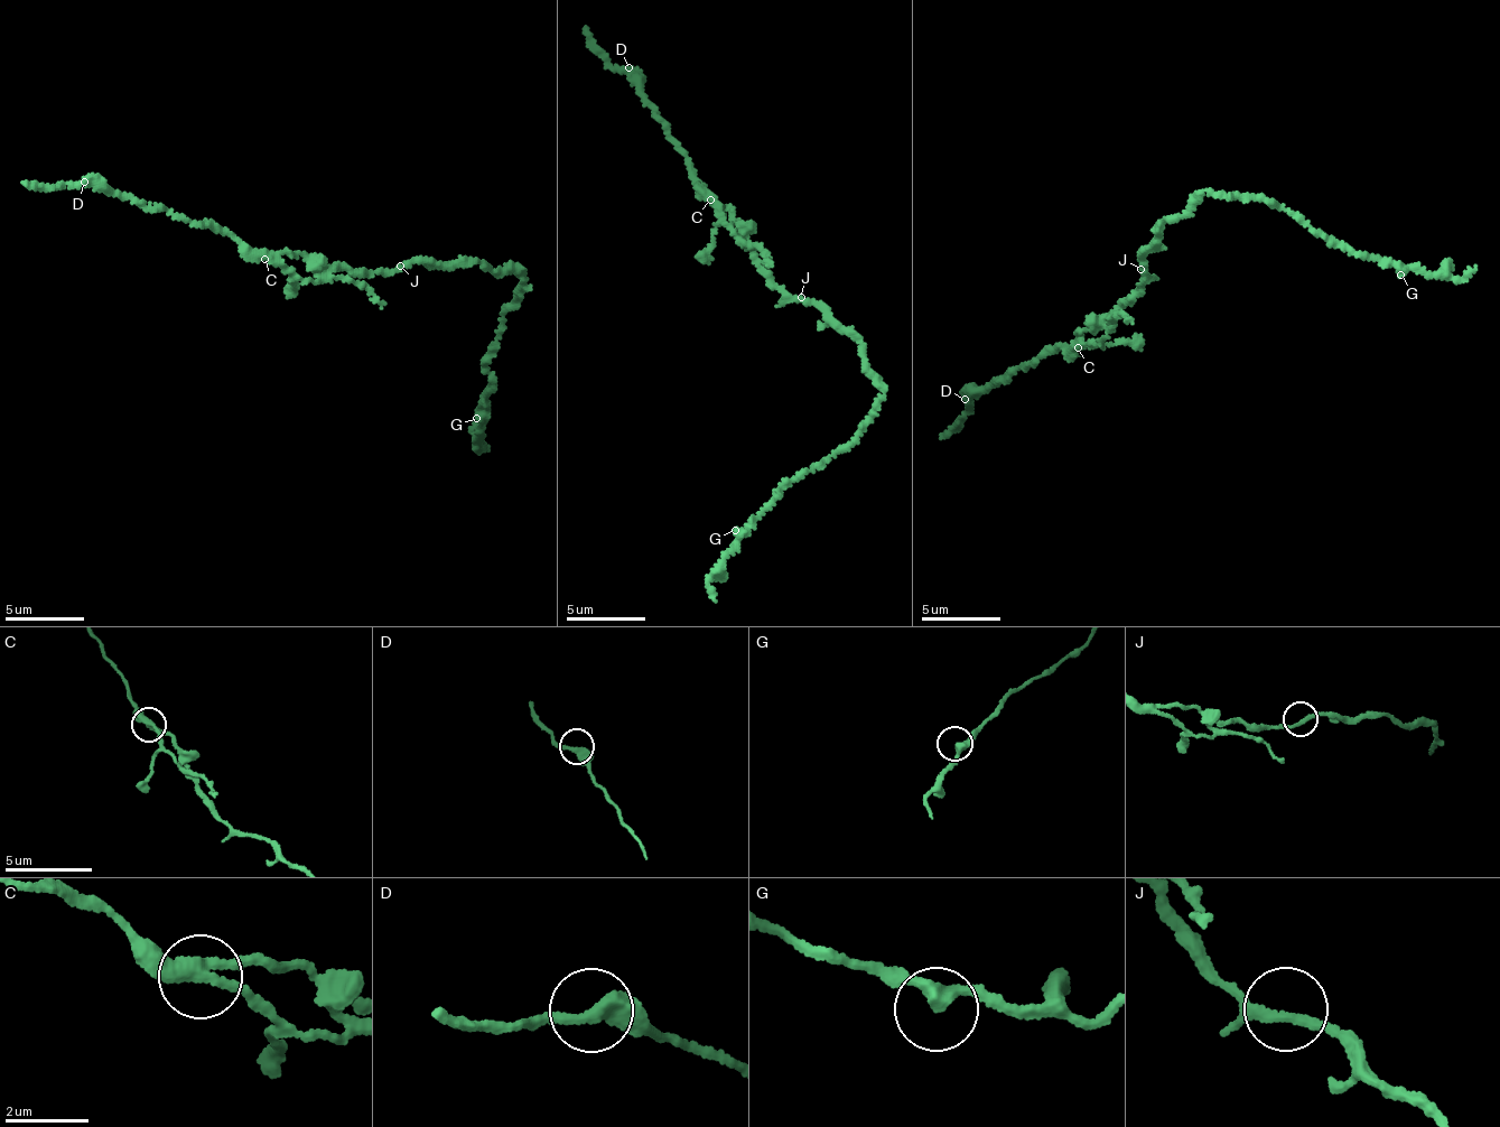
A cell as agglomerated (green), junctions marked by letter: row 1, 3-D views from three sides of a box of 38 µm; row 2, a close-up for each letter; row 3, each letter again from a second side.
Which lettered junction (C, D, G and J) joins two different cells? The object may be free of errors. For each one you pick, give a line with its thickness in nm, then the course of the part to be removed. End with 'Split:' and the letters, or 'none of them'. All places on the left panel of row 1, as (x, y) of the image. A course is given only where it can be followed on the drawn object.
C: 320 nm | (263, 259), (303, 280), (350, 278), (382, 308)
Split: C

